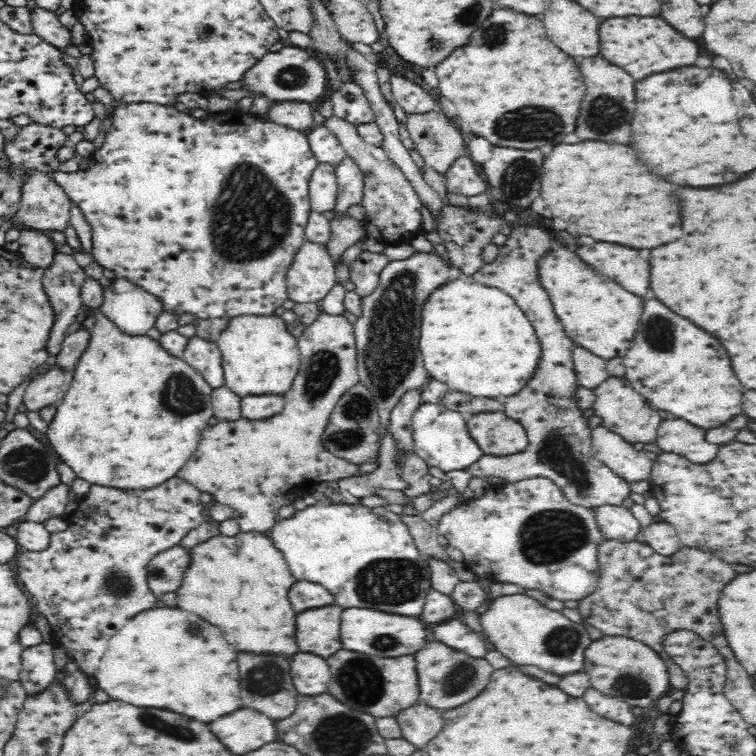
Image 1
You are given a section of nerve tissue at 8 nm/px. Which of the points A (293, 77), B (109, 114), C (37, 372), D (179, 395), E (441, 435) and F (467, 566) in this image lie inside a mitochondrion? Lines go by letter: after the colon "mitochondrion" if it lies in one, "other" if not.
A: mitochondrion
B: other
C: other
D: mitochondrion
E: other
F: other

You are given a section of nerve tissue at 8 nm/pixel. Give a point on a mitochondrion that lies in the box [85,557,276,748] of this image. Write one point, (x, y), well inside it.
(114, 583)

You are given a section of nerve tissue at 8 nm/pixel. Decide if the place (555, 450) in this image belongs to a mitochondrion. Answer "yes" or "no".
yes

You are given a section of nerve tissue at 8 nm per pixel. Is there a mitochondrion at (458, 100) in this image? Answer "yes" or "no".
no

